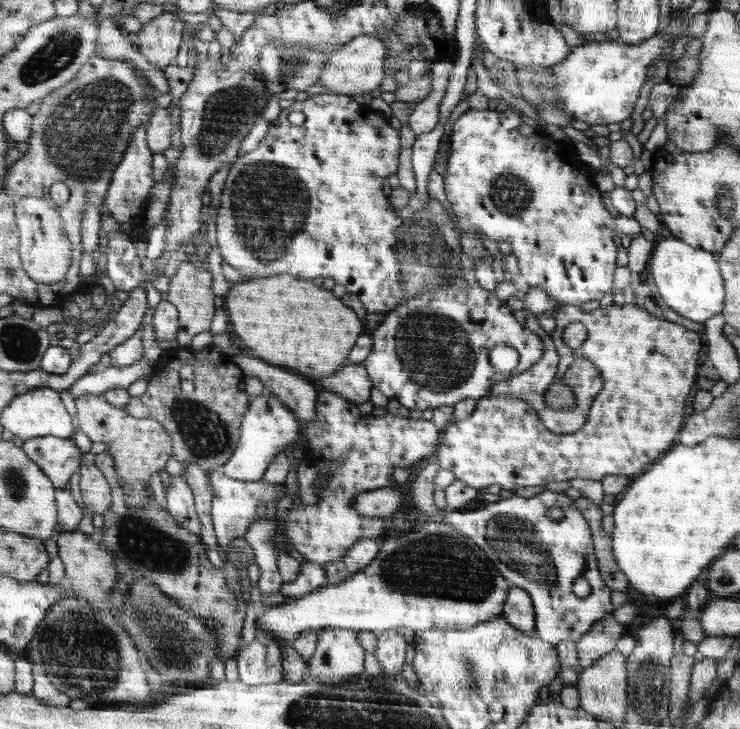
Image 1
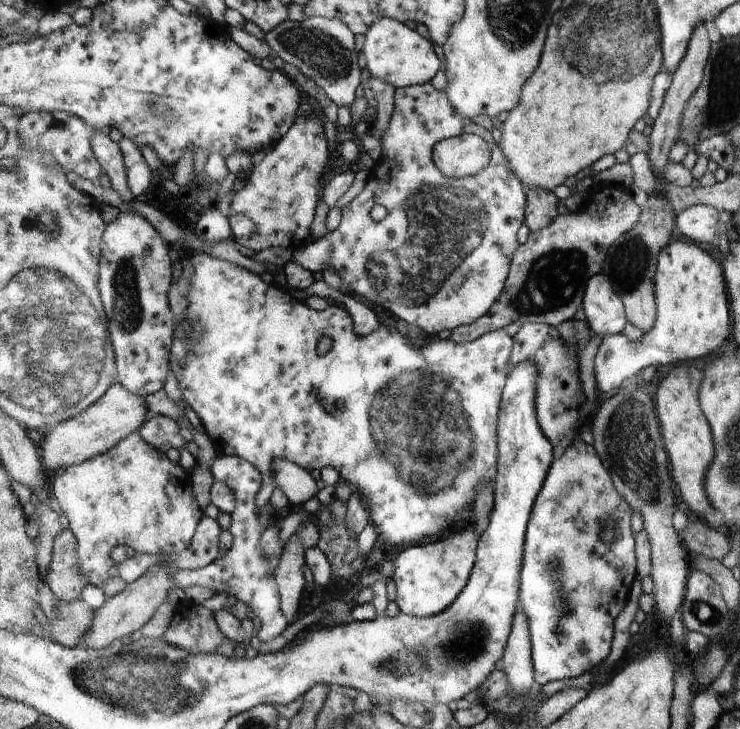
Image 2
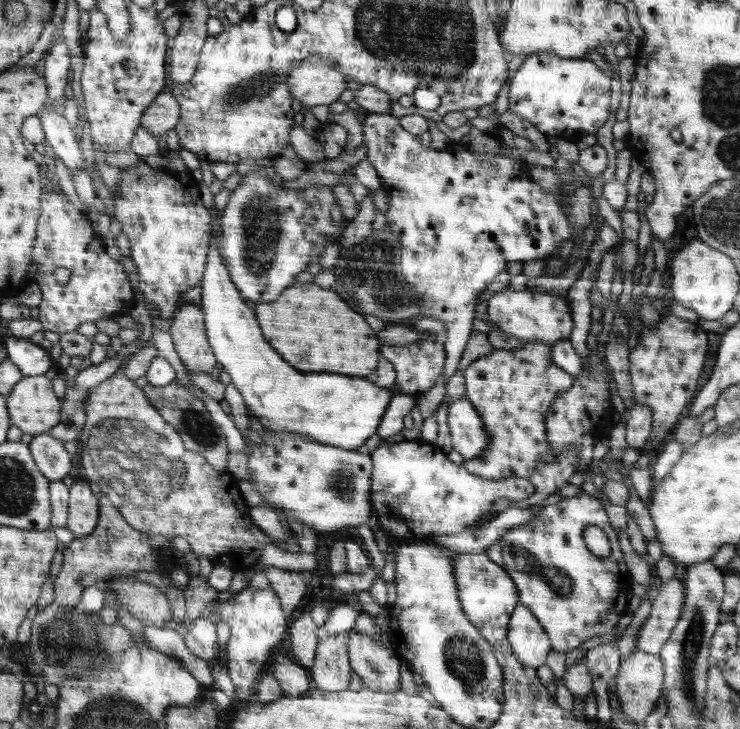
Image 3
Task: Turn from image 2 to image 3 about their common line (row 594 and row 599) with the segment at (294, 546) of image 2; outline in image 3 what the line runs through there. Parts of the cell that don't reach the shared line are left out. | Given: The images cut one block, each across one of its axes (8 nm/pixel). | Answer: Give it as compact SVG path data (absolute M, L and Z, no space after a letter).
M266 567L264 571L271 587L277 592L285 616L289 617L306 592L307 583L303 580L302 572L274 567Z

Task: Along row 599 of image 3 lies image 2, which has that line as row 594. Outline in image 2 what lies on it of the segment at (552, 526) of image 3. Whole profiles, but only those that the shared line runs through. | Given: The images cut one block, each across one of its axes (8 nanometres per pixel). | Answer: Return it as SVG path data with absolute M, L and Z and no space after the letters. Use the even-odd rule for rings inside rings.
M576 440L557 454L549 474L538 493L528 524L526 566L522 571L522 608L530 620L533 668L536 685L552 680L576 678L601 665L610 654L610 640L614 634L614 620L626 606L626 594L636 580L634 534L630 530L632 507L614 486L610 471L584 440ZM603 528L616 532L612 542L600 538Z

